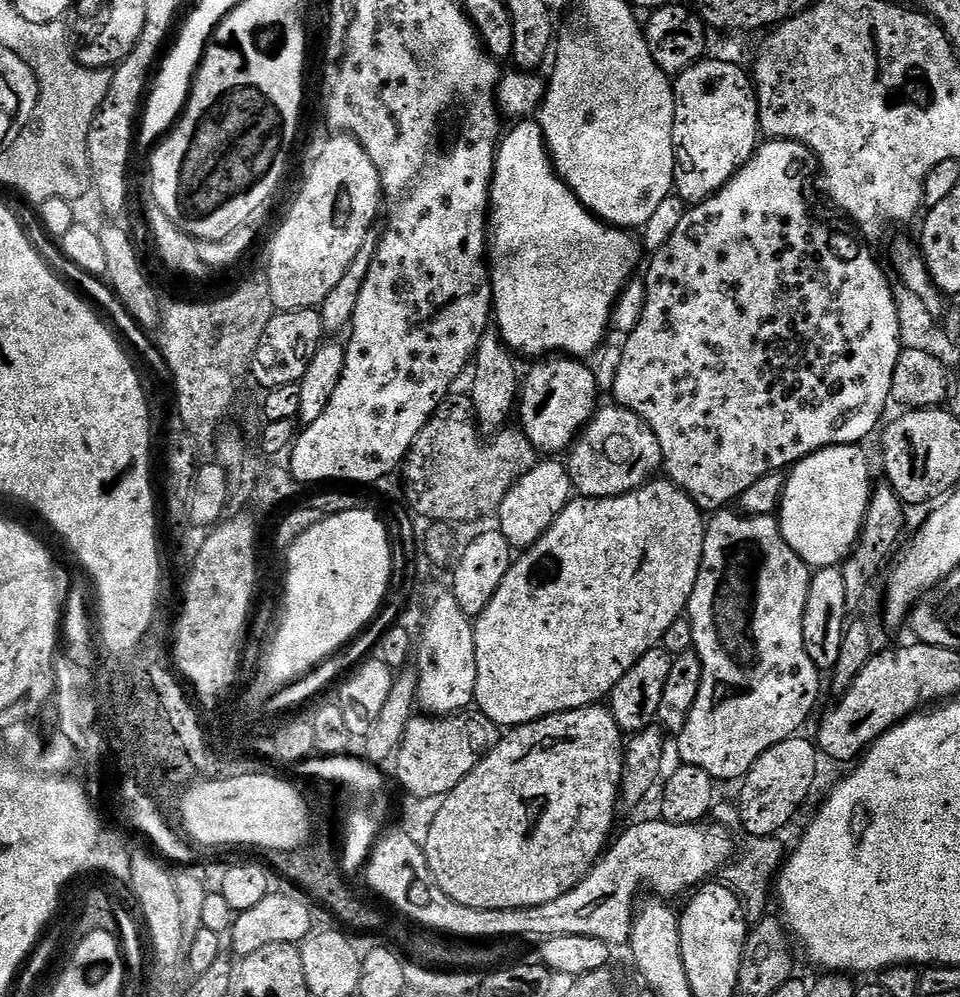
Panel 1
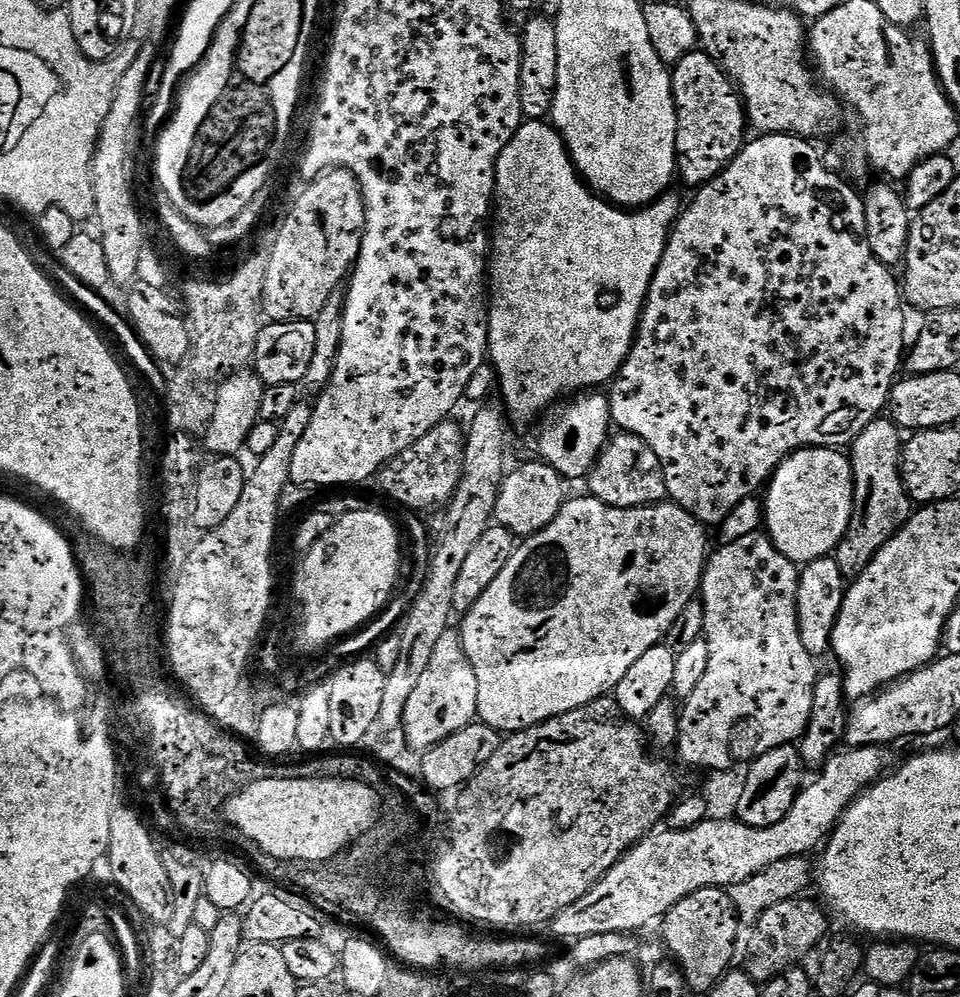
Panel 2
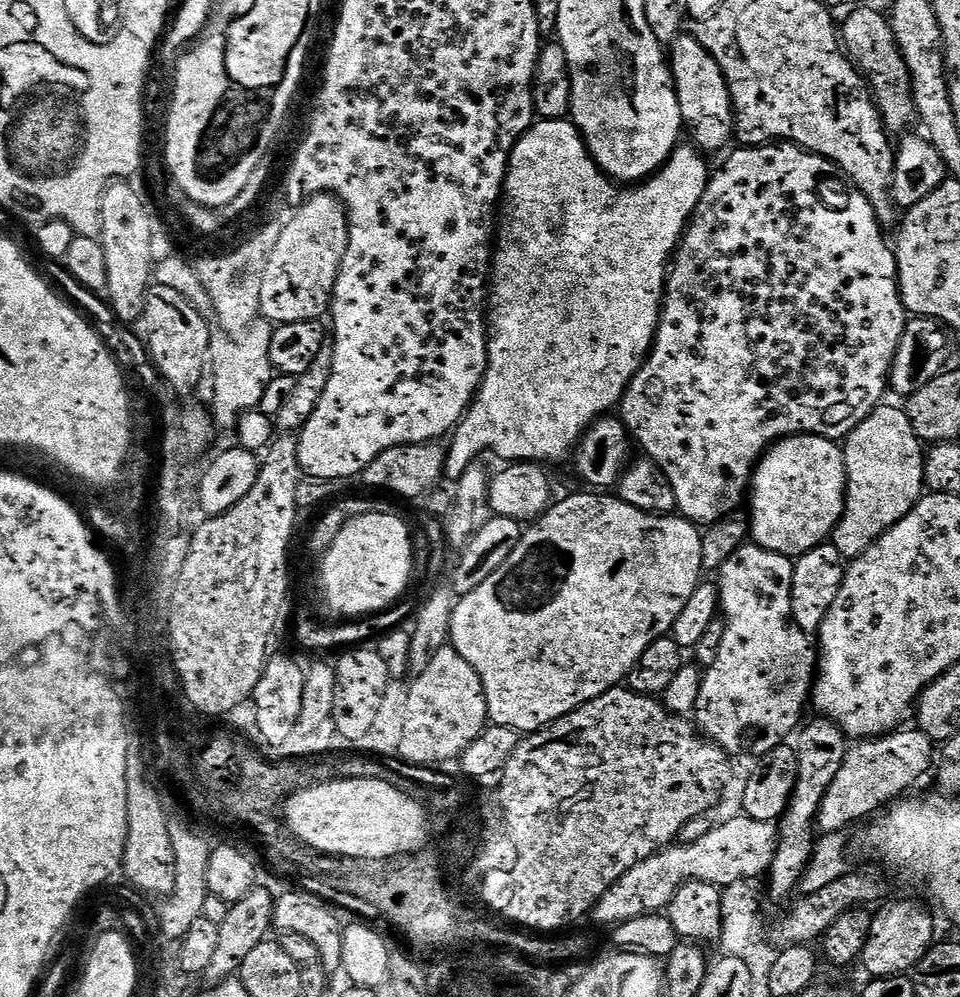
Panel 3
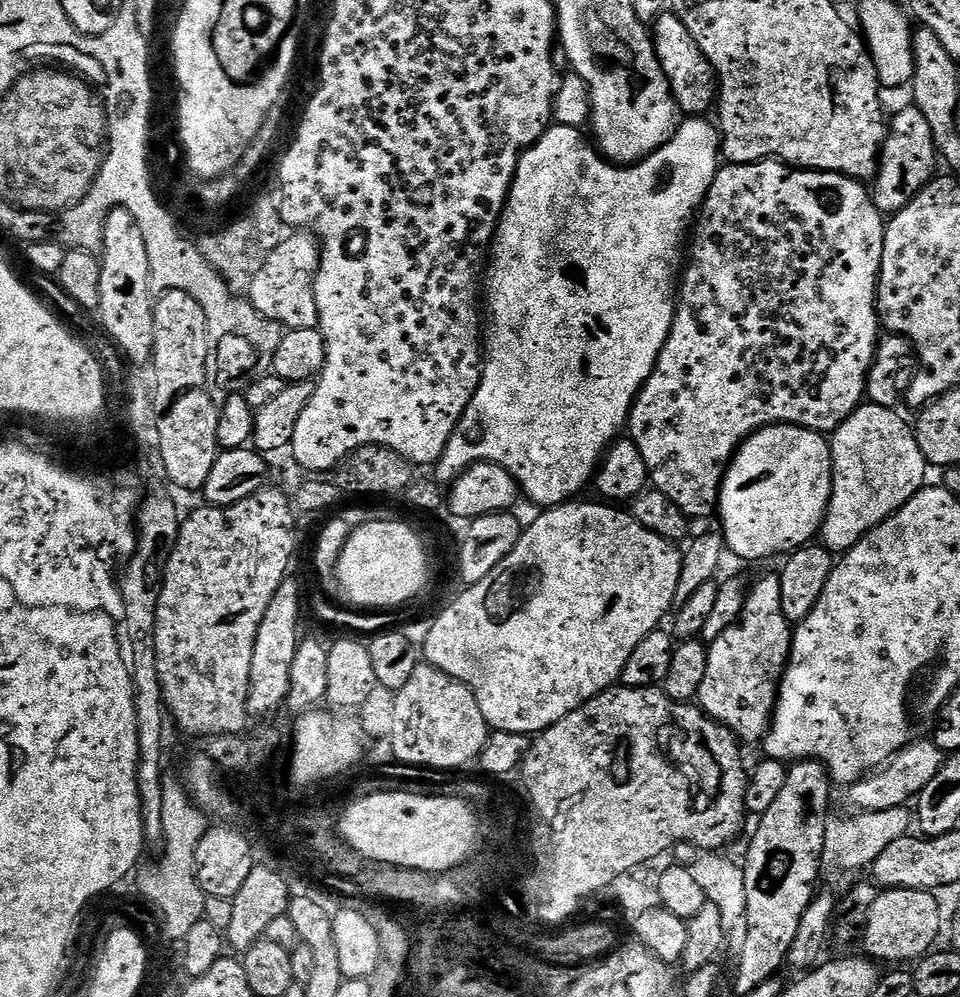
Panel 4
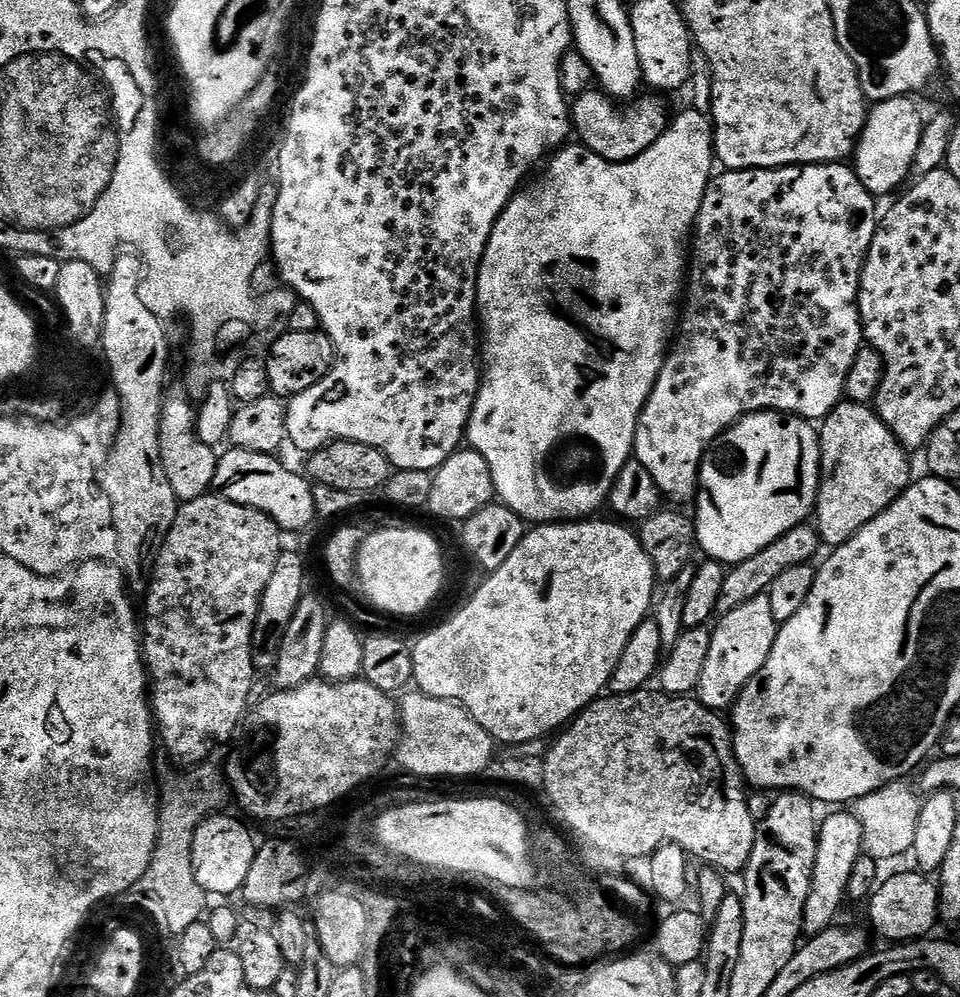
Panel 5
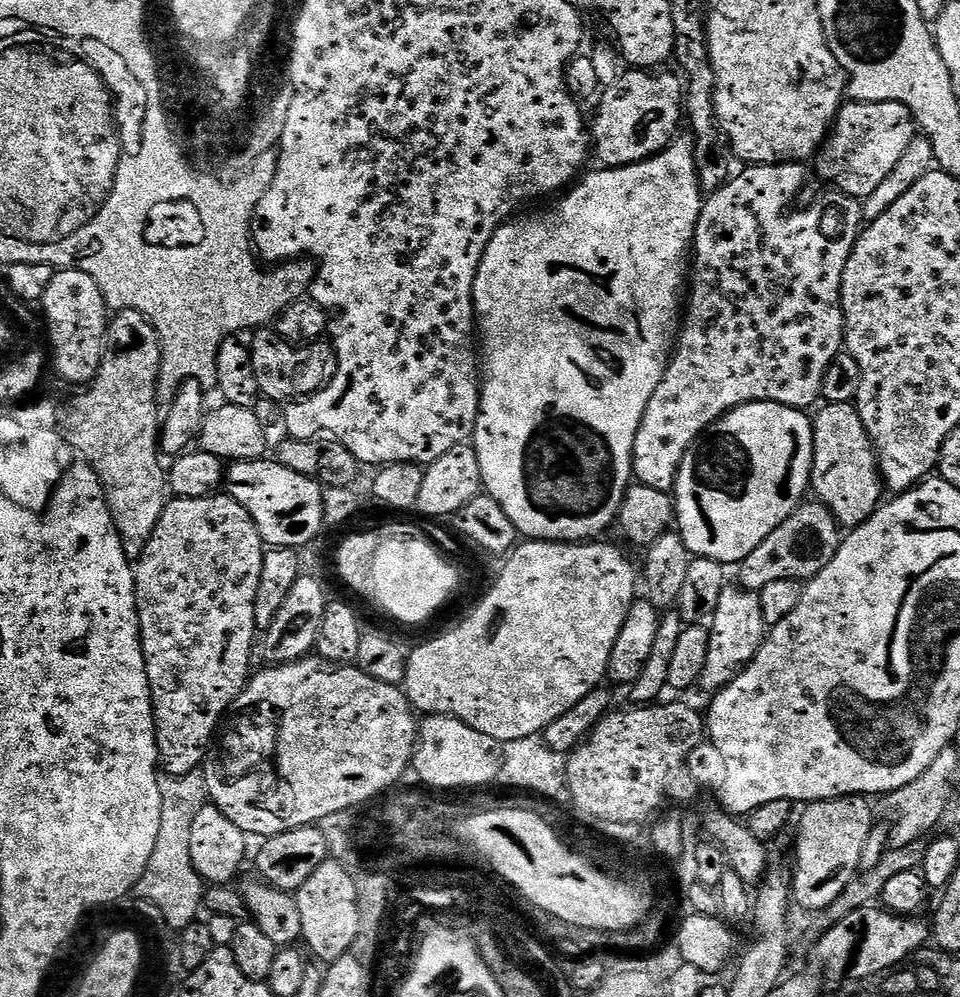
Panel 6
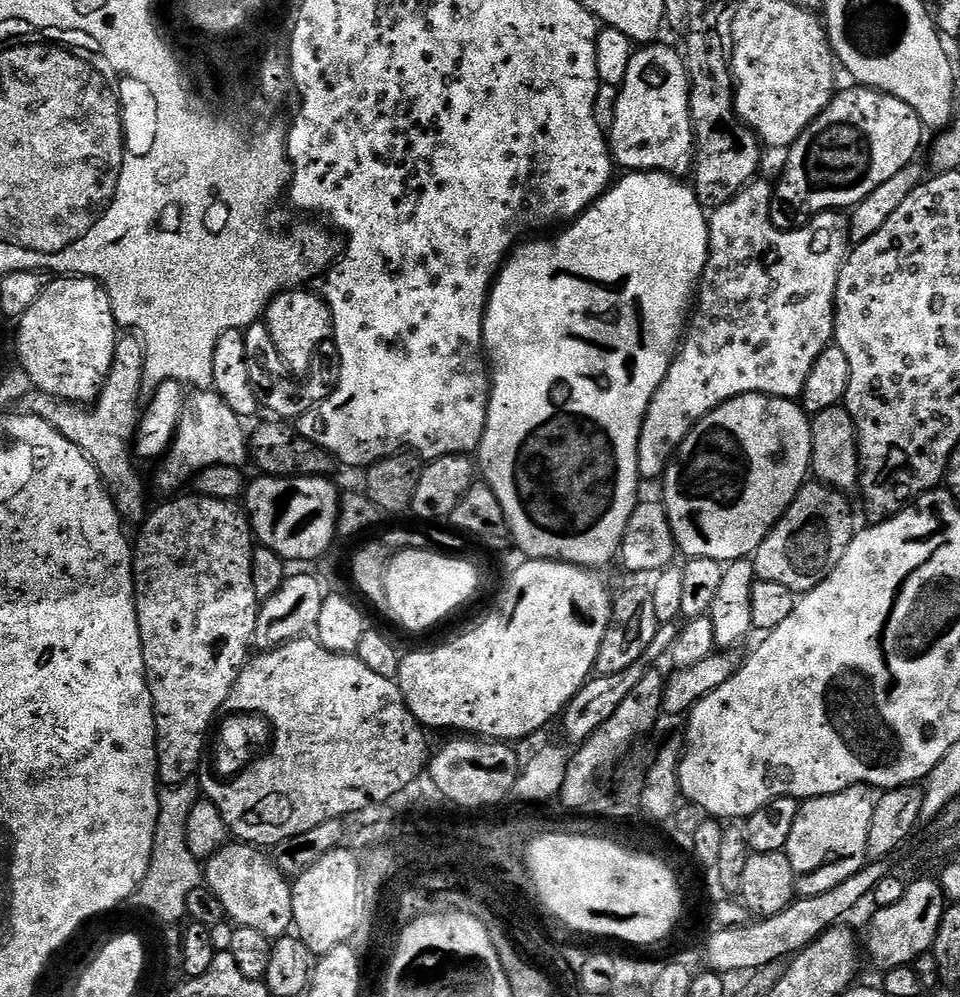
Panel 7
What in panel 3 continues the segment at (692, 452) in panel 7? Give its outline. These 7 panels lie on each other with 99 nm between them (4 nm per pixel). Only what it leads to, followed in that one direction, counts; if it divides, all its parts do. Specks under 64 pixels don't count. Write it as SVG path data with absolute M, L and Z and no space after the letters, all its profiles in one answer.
M787 436L765 452L750 481L750 540L774 554L795 558L825 543L844 513L844 449L824 436Z

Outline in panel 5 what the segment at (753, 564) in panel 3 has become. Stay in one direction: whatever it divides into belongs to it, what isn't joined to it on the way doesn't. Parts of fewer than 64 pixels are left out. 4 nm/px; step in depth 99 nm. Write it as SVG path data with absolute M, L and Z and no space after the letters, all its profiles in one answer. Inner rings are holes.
M765 594L750 598L742 606L723 613L711 629L712 641L702 668L695 695L701 704L713 710L728 710L740 697L740 691L762 670L774 646L778 627L770 610L770 598ZM720 620L720 621L719 621ZM717 623L717 624L716 624Z

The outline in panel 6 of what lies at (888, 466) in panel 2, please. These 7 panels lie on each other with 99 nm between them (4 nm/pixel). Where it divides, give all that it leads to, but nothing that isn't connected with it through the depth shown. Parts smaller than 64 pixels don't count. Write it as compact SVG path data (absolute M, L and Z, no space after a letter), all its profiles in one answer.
M855 403L824 404L821 409L812 420L814 458L810 492L819 503L825 504L832 511L832 517L836 519L841 529L851 530L860 524L865 524L882 503L880 495L885 495L886 489L880 475L880 463L876 461L876 451L872 448L870 438L866 434L866 426L862 426L862 418L858 418Z

